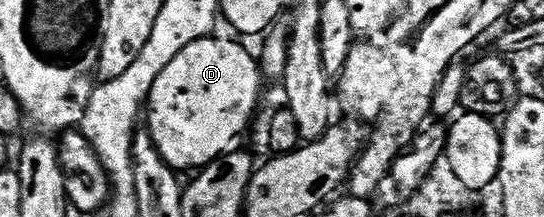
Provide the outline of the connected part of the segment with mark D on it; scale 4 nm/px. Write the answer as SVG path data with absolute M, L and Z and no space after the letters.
M209 36L182 48L166 68L154 80L154 88L148 94L146 103L146 131L153 140L157 152L166 165L176 172L195 171L216 161L217 158L233 149L232 141L243 132L256 110L256 101L260 98L260 63L244 46L236 42L227 42L224 38Z

